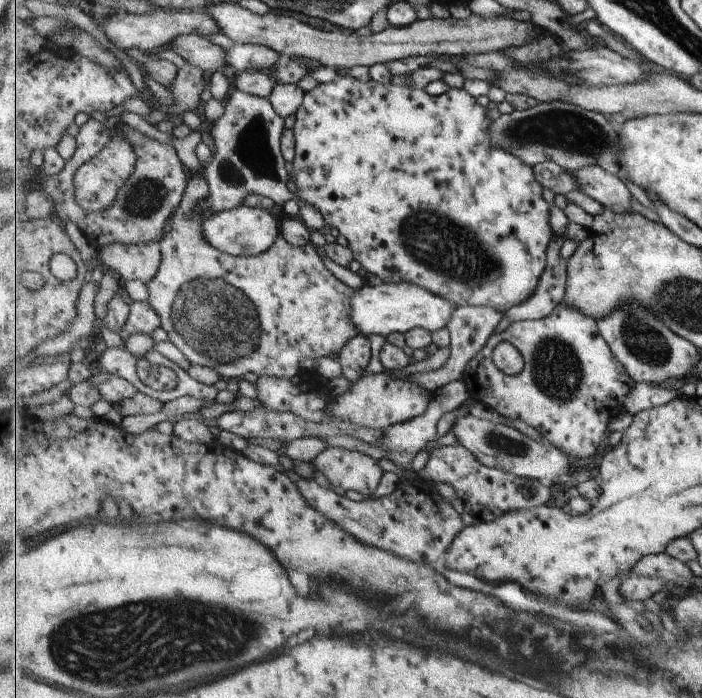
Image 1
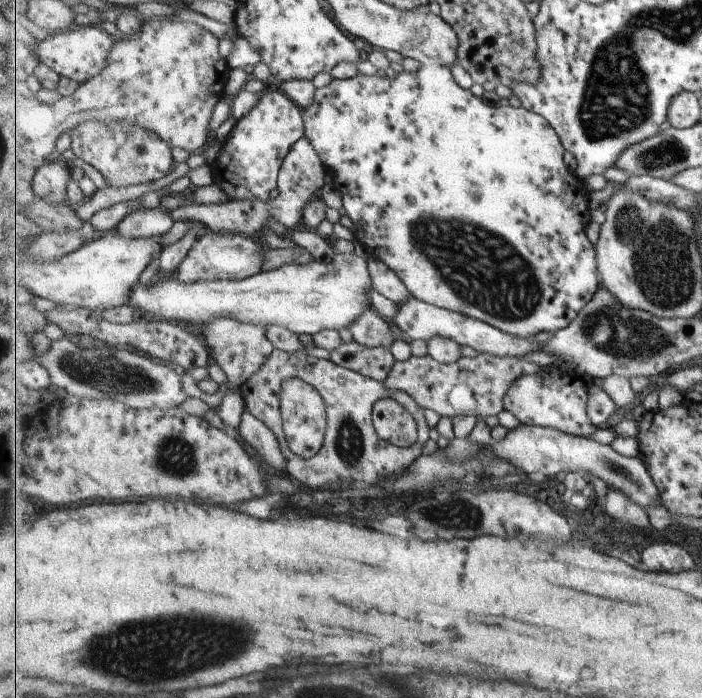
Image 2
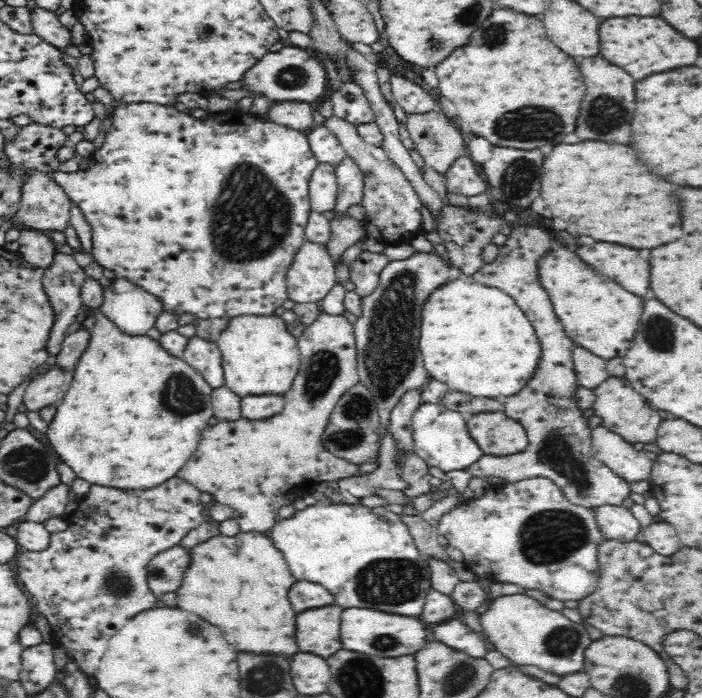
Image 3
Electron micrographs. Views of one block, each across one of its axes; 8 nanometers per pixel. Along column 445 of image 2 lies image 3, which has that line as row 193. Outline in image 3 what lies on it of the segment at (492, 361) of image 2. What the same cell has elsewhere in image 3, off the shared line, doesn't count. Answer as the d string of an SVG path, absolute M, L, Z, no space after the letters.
M336 115L326 118L323 125L338 137L345 148L347 156L362 171L364 186L361 205L366 209L364 222L368 235L377 237L386 244L402 243L405 245L416 236L424 234L422 214L420 213L424 204L420 201L417 192L402 172L402 169L388 158L382 147L364 141L358 135L356 125L350 124L340 119L340 117L336 117Z

